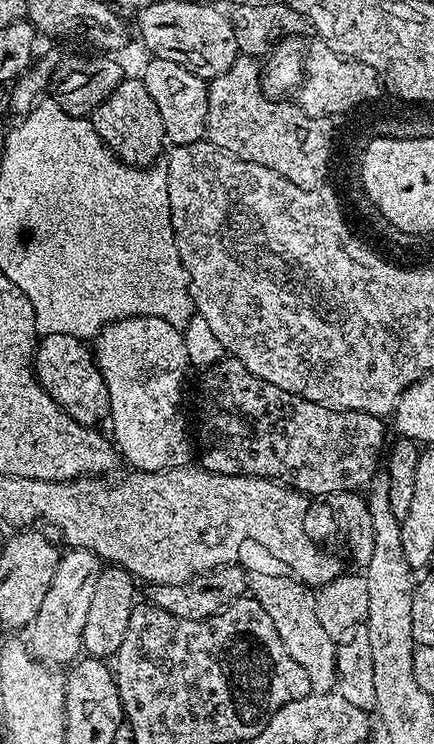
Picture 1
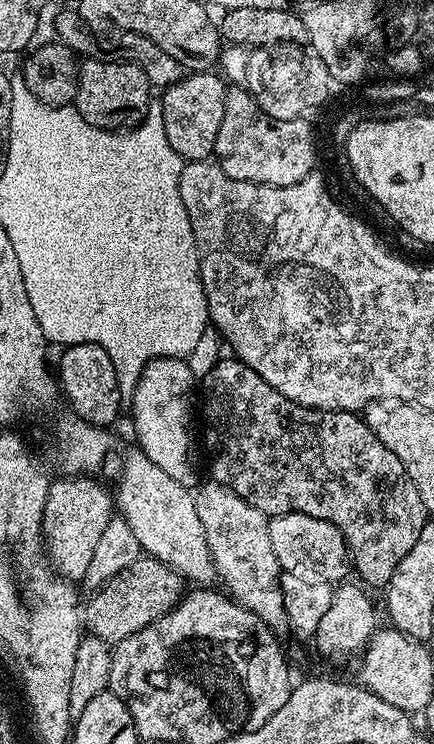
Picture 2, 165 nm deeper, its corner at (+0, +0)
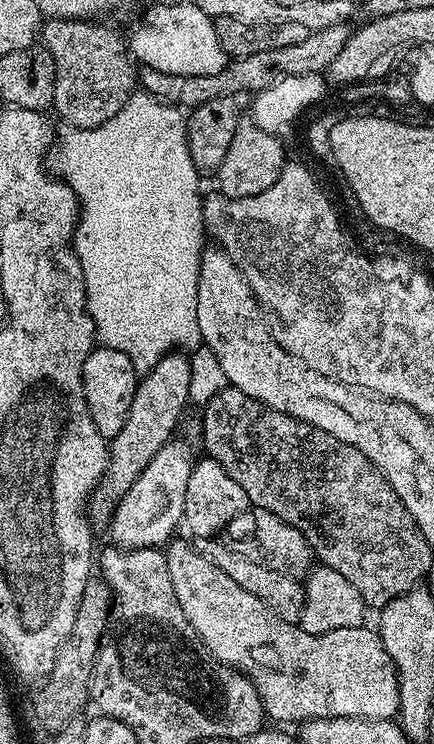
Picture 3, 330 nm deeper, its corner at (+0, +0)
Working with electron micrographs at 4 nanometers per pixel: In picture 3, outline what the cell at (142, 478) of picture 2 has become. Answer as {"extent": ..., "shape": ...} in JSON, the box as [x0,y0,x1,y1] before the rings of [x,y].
{"extent":[166,539,400,725],"shape":[[[173,539],[167,545],[166,555],[168,558],[168,569],[170,570],[170,582],[174,582],[174,594],[178,594],[178,606],[182,606],[182,614],[186,614],[188,624],[194,626],[194,630],[199,634],[200,640],[204,643],[204,647],[208,649],[210,655],[215,660],[222,661],[226,666],[243,672],[253,682],[258,690],[258,694],[262,698],[262,706],[264,707],[265,717],[269,721],[281,720],[284,724],[295,725],[297,722],[303,722],[309,718],[366,718],[367,720],[390,720],[393,719],[400,711],[400,699],[398,698],[398,678],[394,662],[390,658],[390,654],[386,654],[386,646],[382,646],[382,638],[379,631],[368,629],[368,626],[359,628],[347,628],[346,630],[330,630],[326,634],[310,634],[299,624],[291,624],[282,618],[278,618],[278,614],[274,614],[274,610],[270,610],[262,602],[258,602],[258,598],[254,598],[254,594],[250,594],[247,590],[242,590],[242,586],[238,586],[238,582],[234,582],[234,578],[230,578],[230,574],[222,574],[222,570],[218,570],[218,566],[214,566],[214,562],[210,562],[195,547],[192,548],[184,540]]]}

